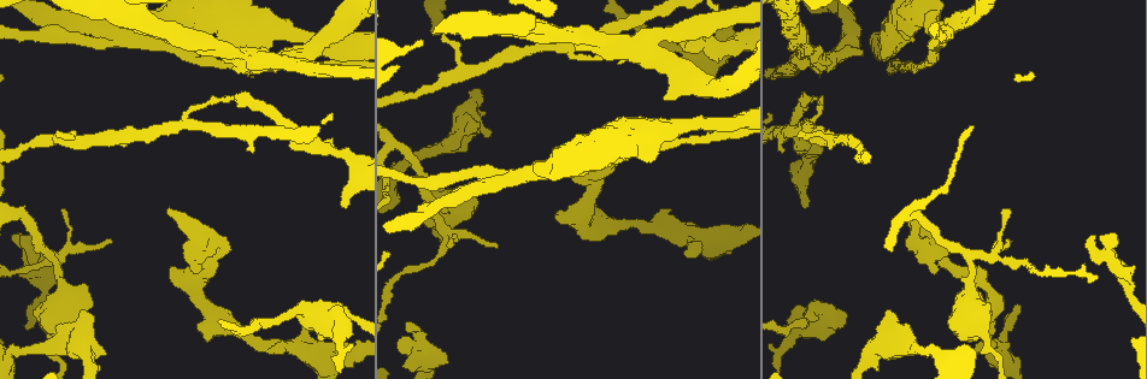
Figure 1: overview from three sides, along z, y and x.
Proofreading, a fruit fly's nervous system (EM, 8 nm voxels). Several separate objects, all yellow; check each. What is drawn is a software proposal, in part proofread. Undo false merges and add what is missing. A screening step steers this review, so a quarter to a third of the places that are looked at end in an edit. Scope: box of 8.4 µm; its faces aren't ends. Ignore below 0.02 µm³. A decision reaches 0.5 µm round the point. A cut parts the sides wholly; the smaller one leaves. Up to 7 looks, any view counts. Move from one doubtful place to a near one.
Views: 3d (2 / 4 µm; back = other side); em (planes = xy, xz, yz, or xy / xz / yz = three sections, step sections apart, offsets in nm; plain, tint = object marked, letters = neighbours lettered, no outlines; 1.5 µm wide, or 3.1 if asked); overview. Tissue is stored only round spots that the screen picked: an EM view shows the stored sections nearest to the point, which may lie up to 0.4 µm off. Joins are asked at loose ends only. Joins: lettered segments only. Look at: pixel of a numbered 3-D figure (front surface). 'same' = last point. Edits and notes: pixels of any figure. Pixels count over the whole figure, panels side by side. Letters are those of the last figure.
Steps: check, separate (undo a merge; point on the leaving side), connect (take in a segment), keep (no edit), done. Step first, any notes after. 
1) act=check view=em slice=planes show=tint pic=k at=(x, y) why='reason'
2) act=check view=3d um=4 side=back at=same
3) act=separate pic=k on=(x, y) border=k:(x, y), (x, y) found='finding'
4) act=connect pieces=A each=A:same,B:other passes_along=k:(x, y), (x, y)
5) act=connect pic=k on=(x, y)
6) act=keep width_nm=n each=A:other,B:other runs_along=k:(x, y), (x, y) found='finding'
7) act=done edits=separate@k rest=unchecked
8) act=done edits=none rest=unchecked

act=check view=em slice=planes show=letters pic=1 at=(59, 137) why='thin end'

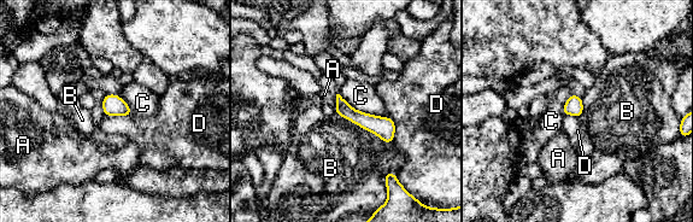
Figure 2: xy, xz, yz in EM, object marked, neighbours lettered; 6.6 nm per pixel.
act=keep each=A:other,B:other,C:other,D:other border=2:(105, 115), (125, 115), (129, 117) found='no lettered segment goes on from it'

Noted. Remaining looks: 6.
act=check view=3d um=4 pic=1 at=(611, 166) why='branch stops here'

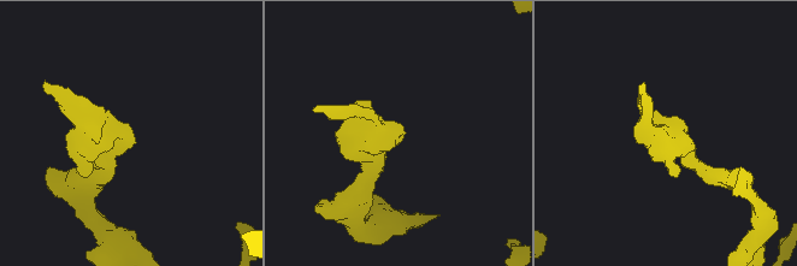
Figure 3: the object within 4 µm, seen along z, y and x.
act=check view=em slice=yz step=8 show=letters pic=3 at=(398, 131) why='need the tissue'

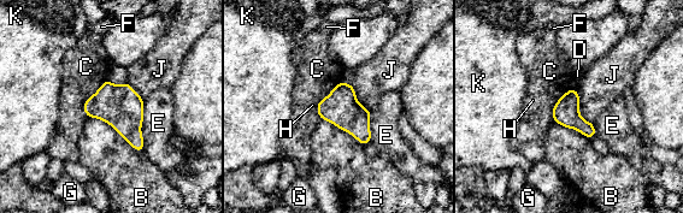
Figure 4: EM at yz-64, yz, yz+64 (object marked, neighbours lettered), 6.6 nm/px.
act=keep each=B:other,C:other,D:other,E:other,F:other,G:other,H:other,J:other,K:other border=4:(577, 90), (578, 112), (593, 123) found='no lettered segment goes on from it'

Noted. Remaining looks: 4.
act=check view=3d um=2 pic=1 at=(672, 49) why='calibre changes'

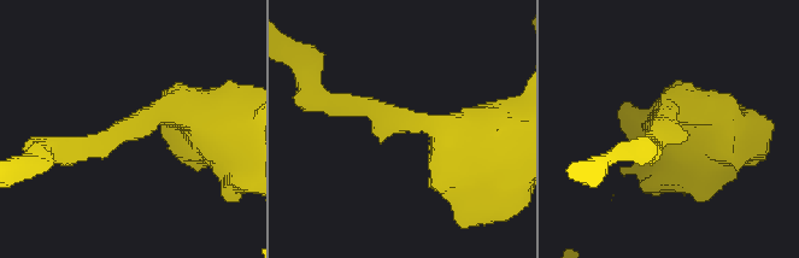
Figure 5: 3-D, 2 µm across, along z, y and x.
act=check view=em slice=planes show=letters pic=5 at=(668, 130) why='shape alone is not enough'

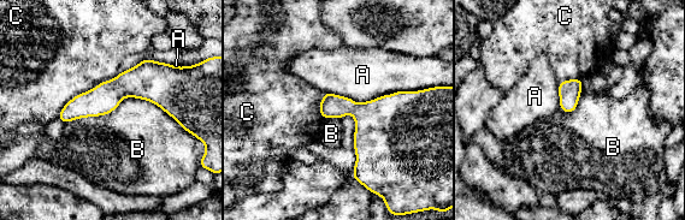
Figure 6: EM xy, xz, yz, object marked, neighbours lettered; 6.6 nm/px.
act=keep longest_contact=B:750nm each=A:other,B:other,C:other border=6:(173, 118), (124, 97), (65, 124) found='one neuron here'

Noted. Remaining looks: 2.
act=done edits=none rest=unchecked

